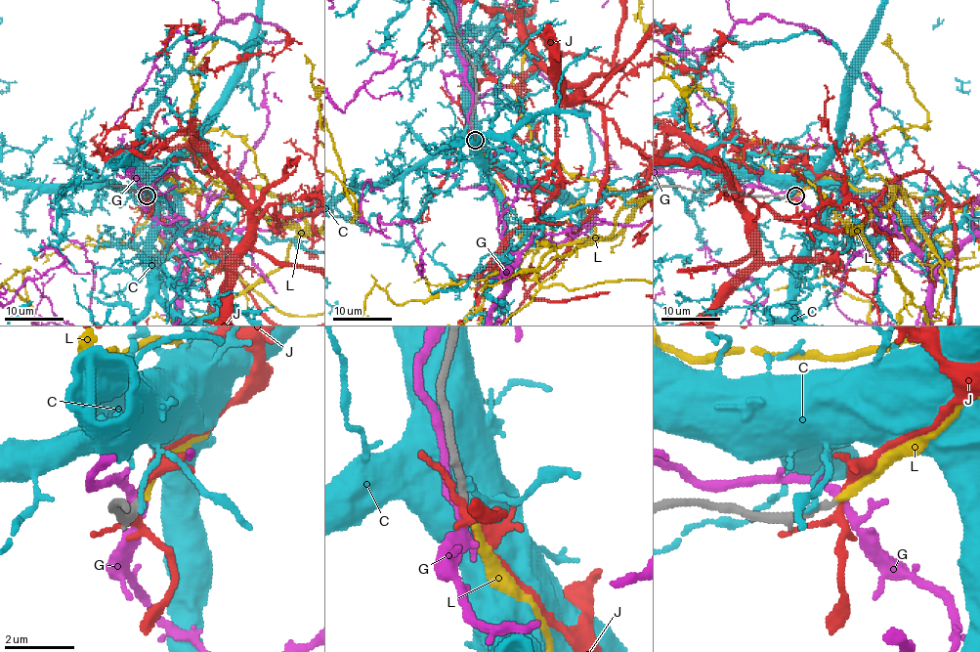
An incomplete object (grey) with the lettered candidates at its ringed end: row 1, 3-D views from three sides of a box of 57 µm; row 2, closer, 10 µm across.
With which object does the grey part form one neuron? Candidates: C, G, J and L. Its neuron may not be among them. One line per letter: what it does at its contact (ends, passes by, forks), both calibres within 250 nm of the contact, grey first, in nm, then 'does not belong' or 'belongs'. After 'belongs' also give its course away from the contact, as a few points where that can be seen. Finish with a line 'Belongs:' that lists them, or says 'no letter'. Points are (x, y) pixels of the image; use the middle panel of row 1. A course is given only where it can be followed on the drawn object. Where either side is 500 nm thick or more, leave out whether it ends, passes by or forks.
C: it ends there; 280 nm thick on the grey side, 140 nm on the other; does not belong
G: it forks there; 200 nm thick on the grey side, 220 nm on the other; does not belong
J: it forks there; 200 nm thick on the grey side, 180 nm on the other; does not belong
L: it ends there; 200 nm thick on the grey side, 220 nm on the other; belongs
Belongs: L

